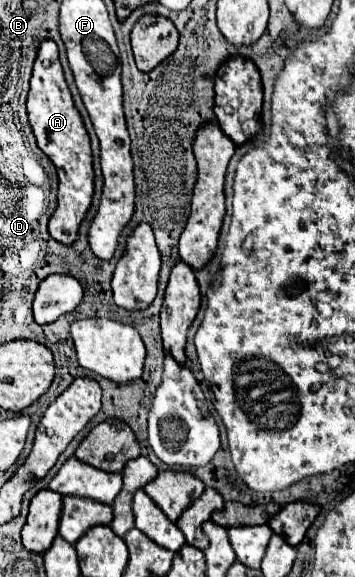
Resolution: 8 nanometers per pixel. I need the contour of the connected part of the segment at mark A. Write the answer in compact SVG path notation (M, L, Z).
M43 41L37 51L31 89L27 95L27 113L39 149L55 163L59 175L59 203L53 217L49 219L49 233L55 241L63 245L73 245L79 233L79 225L93 201L95 175L89 135L77 107L73 105L73 97L59 63L57 45L53 41Z

